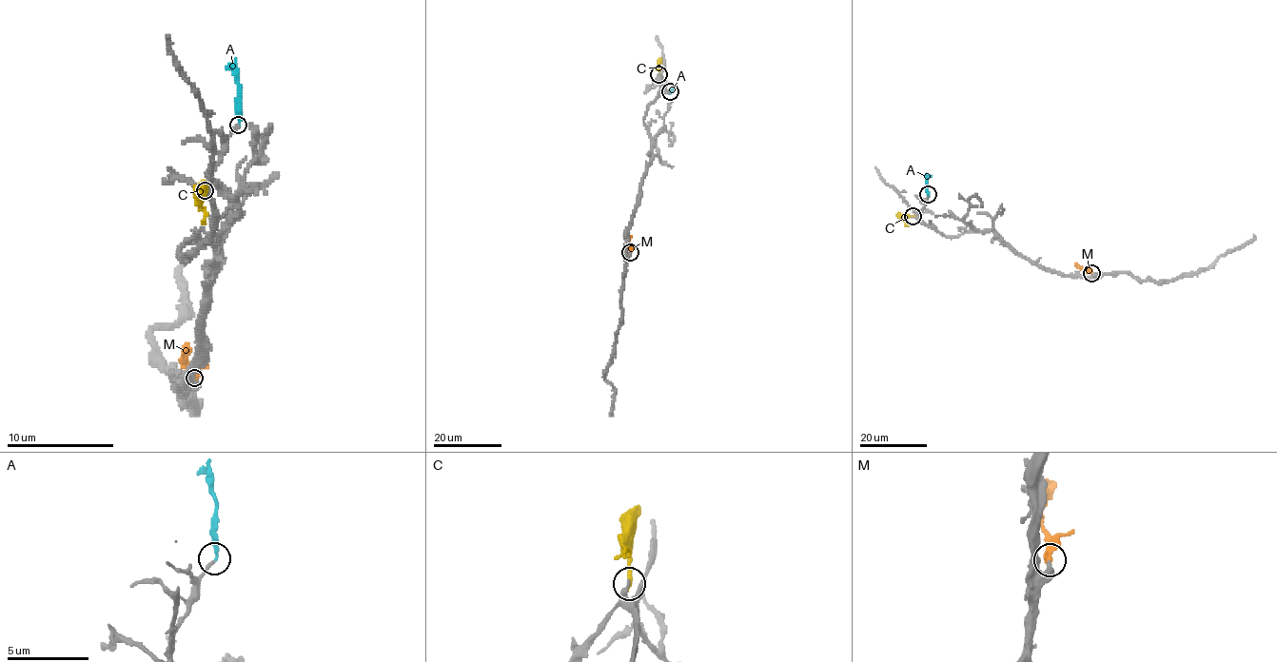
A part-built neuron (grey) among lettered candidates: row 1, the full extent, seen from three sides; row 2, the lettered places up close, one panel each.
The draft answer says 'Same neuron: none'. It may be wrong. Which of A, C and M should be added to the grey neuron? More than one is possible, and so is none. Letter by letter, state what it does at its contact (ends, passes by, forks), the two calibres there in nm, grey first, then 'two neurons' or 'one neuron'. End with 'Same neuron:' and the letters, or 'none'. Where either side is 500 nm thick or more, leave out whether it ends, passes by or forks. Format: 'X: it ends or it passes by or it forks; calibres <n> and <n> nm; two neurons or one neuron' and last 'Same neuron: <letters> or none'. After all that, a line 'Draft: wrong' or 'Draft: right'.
A: it ends; calibres 200 and 260 nm; one neuron
C: it ends; calibres 280 and 280 nm; two neurons
M: calibres 320 and 500 nm; two neurons
Same neuron: A
Draft: wrong

